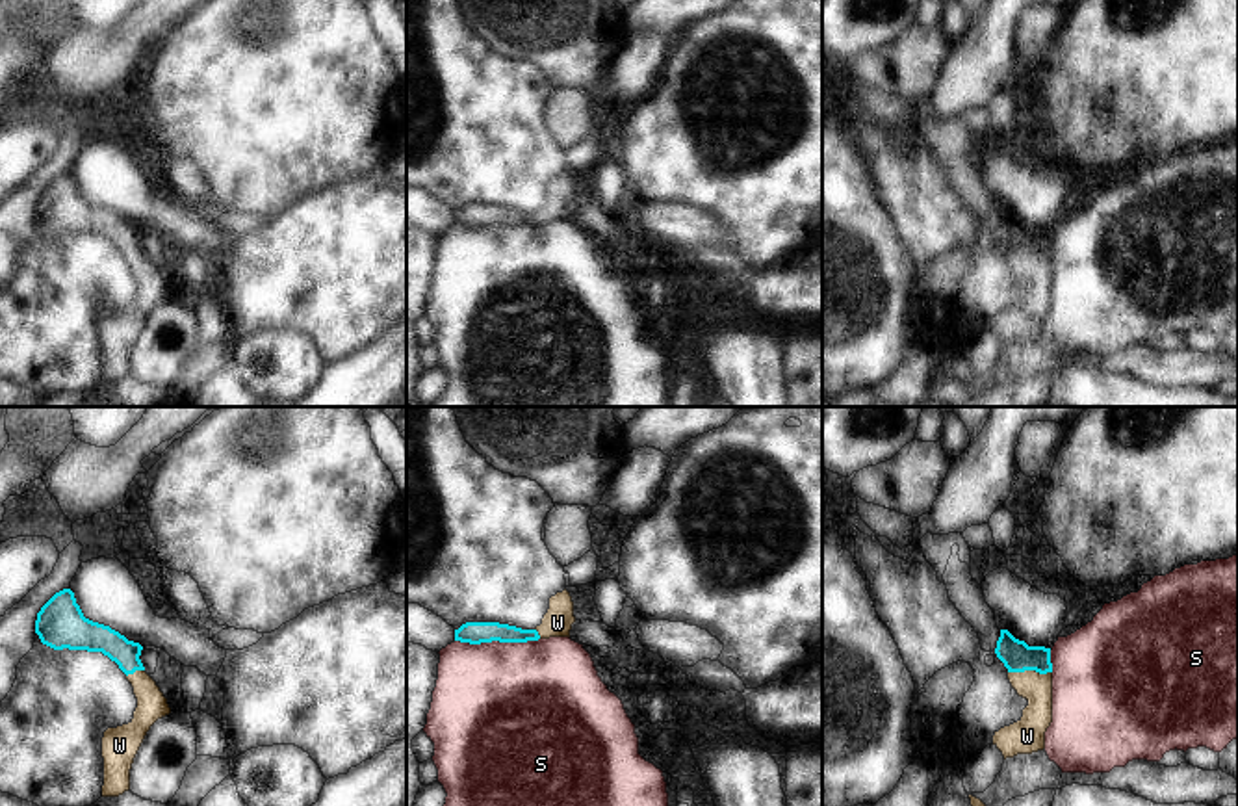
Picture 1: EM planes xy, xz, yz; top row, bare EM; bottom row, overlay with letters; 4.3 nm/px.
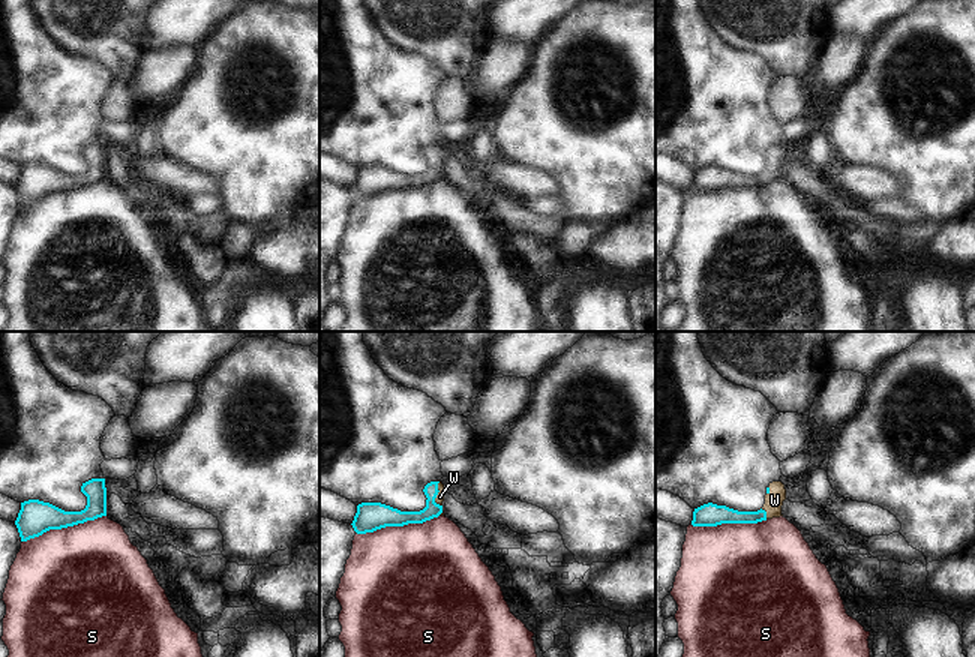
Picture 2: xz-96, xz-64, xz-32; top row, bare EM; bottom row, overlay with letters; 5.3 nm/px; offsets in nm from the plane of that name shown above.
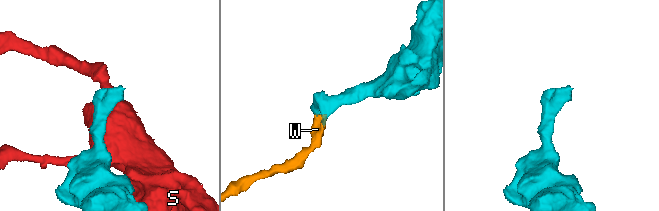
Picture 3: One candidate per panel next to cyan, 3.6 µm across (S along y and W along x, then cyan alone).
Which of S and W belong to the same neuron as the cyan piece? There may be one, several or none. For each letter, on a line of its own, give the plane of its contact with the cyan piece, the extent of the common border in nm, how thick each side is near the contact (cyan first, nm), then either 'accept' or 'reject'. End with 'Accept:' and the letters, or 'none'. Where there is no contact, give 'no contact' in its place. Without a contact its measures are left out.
S: xz | 360 nm | 100/480 nm | reject
W: yz | 190 nm | 140/130 nm | accept
Accept: W

